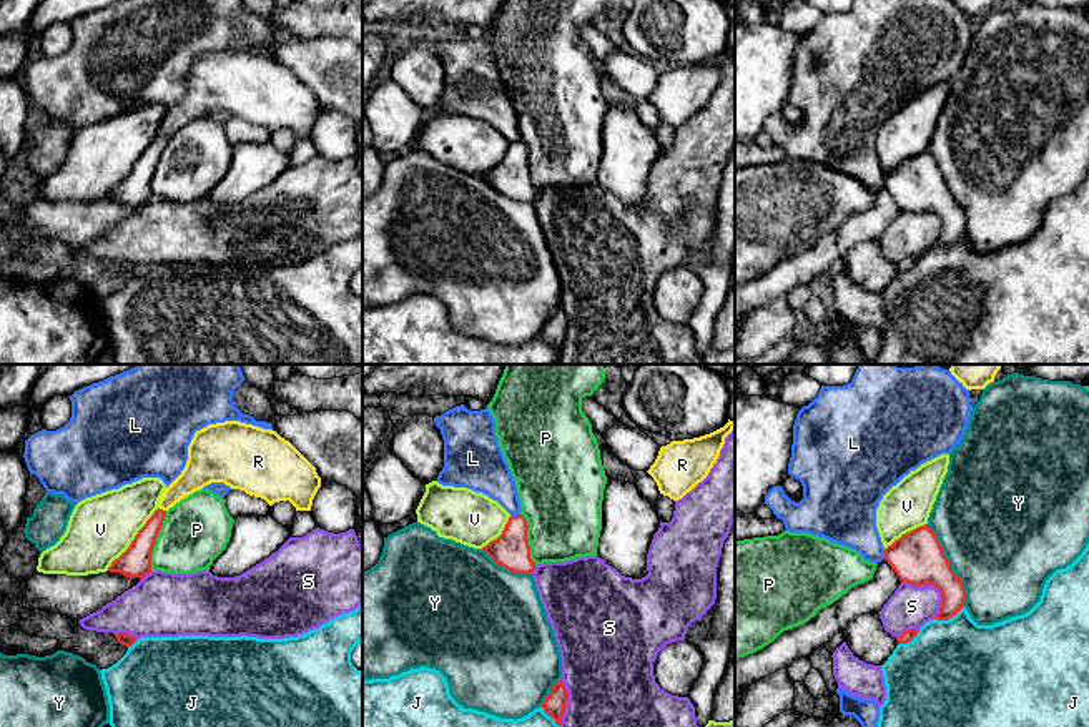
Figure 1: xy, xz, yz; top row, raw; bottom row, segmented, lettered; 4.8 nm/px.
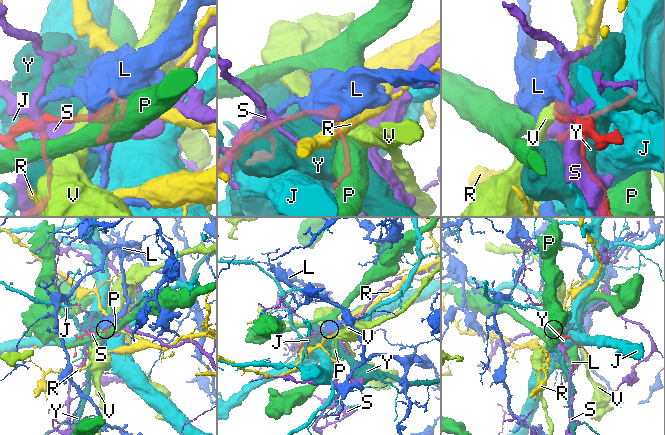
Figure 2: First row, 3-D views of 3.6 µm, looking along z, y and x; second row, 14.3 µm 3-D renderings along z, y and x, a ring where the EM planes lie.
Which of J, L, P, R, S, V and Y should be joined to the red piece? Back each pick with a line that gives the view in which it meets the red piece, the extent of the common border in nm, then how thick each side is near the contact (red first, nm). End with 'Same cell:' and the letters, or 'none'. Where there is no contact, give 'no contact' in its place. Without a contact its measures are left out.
R: meets red in xy; contact 50 nm long; 120 nm thick on the red side, 140 nm on the other
Same cell: R

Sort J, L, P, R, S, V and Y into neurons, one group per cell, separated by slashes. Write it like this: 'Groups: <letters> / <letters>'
Groups: J / L / P / R / S / V / Y

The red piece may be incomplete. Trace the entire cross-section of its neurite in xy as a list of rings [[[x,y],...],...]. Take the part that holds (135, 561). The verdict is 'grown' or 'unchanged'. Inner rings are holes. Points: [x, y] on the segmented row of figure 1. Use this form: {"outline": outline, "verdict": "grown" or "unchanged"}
{"outline": [[[239,421],[208,424],[195,433],[186,466],[165,489],[158,509],[108,571],[130,579],[150,574],[166,511],[211,482],[224,482],[269,506],[289,501],[296,511],[311,511],[321,487],[316,467],[276,431]]], "verdict": "grown"}

